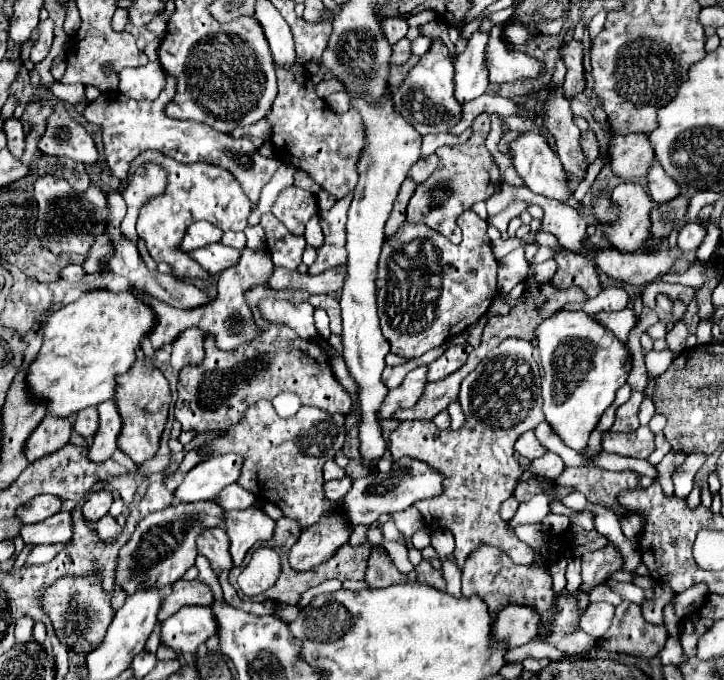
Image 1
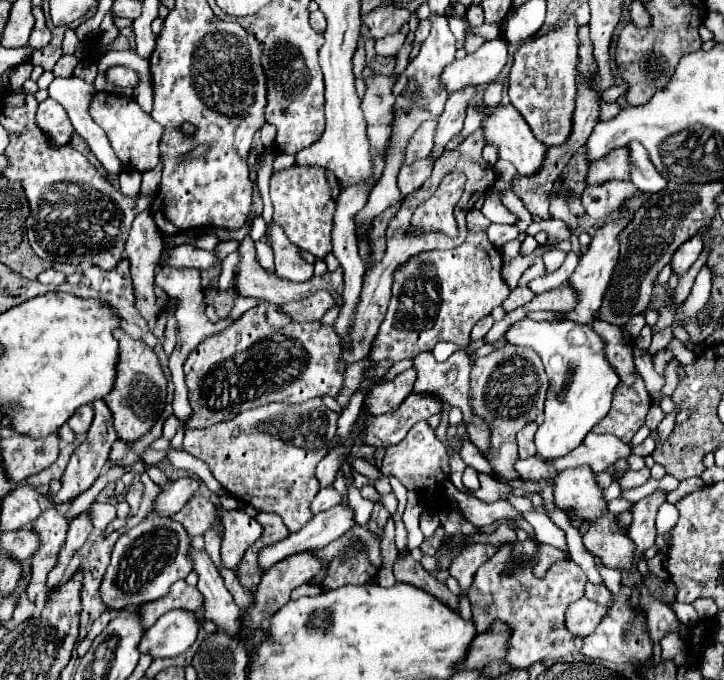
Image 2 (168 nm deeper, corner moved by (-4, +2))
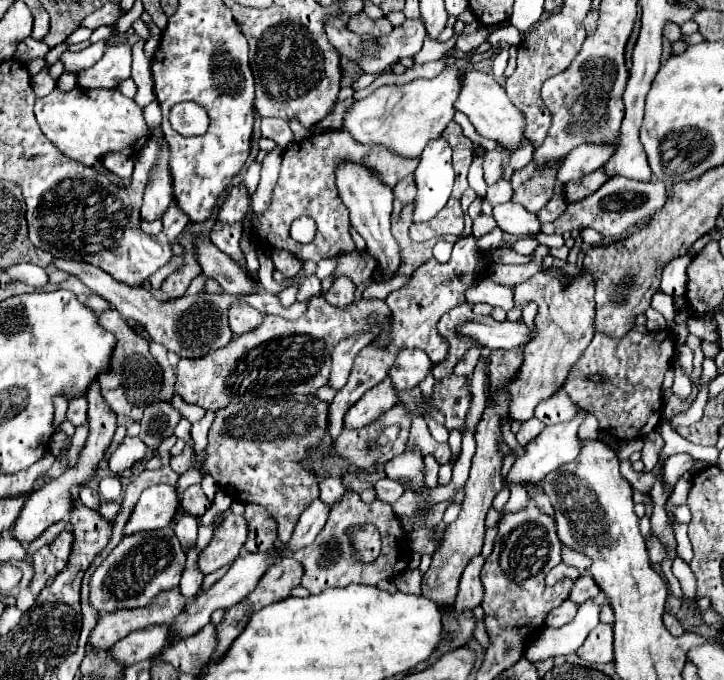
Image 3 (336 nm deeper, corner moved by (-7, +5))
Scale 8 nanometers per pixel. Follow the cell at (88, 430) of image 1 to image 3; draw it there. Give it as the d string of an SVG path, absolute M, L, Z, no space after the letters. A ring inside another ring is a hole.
M74 398L68 406L68 420L74 426L82 426L88 420L88 402L86 398Z

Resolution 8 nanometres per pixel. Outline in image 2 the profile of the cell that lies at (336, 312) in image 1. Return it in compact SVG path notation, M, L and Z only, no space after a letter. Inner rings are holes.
M319 291L319 293L315 293L313 297L309 297L305 301L297 301L297 303L289 303L289 305L279 305L277 309L281 313L289 315L297 323L305 323L305 321L321 319L333 305L335 305L333 297L327 291Z

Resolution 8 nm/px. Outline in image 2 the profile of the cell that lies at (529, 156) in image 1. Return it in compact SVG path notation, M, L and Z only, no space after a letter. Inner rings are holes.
M483 99L475 101L475 111L483 115L481 121L481 129L483 129L483 139L487 145L495 145L499 151L499 159L505 159L509 163L515 165L515 169L519 171L519 175L533 175L537 173L537 169L541 167L543 159L545 159L545 151L547 147L535 139L535 135L531 133L527 121L521 117L521 113L509 103L509 105L495 105L495 107L487 107Z

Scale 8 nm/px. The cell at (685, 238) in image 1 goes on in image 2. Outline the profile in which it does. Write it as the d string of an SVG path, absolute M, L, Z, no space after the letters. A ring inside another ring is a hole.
M699 235L691 237L689 241L685 241L685 243L675 251L675 255L673 255L673 259L671 259L671 269L673 269L673 273L683 275L685 271L689 271L689 267L697 261L697 257L699 257L701 251L703 251L703 241L701 241Z

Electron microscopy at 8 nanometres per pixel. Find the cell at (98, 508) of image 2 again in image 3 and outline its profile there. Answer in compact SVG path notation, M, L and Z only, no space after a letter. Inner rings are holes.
M84 486L84 488L80 490L80 500L82 500L82 504L84 504L86 508L90 508L90 510L98 510L100 504L102 504L98 492L94 492L94 490L88 488L88 486Z

